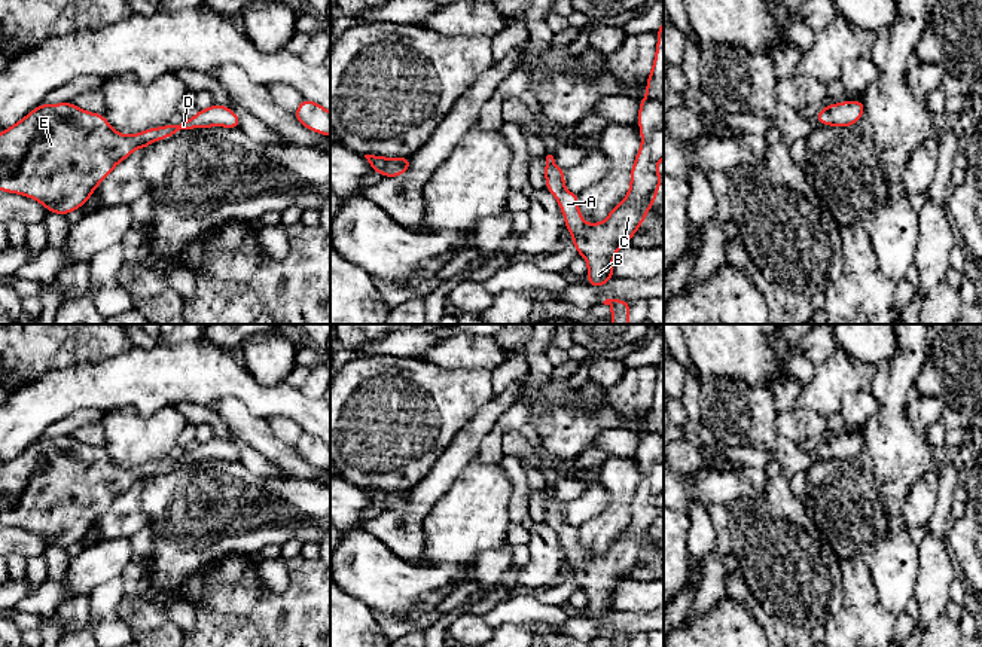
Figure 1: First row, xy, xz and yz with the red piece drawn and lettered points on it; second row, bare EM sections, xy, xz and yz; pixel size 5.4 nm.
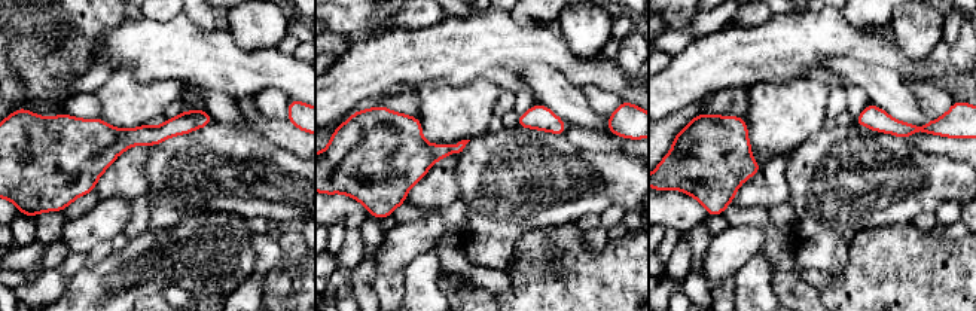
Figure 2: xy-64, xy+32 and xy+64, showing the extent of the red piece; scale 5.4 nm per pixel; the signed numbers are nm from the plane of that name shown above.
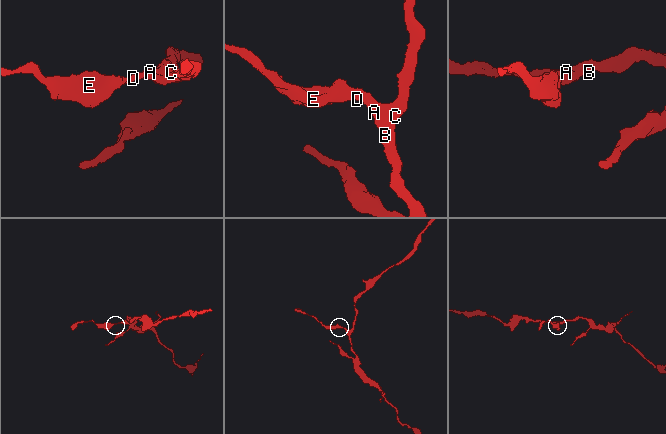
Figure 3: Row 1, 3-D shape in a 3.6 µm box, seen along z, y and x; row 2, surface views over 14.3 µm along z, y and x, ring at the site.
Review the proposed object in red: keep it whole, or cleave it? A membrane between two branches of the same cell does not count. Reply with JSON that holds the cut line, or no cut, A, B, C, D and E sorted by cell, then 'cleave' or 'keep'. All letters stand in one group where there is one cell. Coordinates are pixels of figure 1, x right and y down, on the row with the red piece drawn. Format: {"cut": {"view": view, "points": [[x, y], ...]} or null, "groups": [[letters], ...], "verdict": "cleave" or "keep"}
{"cut": null, "groups": [["A", "B", "C", "D", "E"]], "verdict": "keep"}

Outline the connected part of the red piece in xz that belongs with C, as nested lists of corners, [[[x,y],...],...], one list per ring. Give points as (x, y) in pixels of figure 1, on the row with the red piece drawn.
[[[664,19],[658,30],[658,46],[655,52],[655,62],[652,73],[647,77],[647,97],[640,100],[638,128],[641,131],[641,147],[635,156],[631,170],[631,186],[620,204],[612,208],[609,217],[603,223],[586,225],[582,214],[579,213],[579,195],[568,192],[564,186],[564,168],[555,165],[552,155],[546,156],[545,176],[546,189],[556,198],[559,208],[565,219],[565,229],[573,235],[573,247],[588,262],[588,284],[601,287],[609,283],[613,277],[613,259],[617,250],[626,244],[632,235],[638,231],[641,223],[646,220],[646,213],[656,202],[656,192],[664,180],[656,171],[658,162],[664,158],[664,100],[661,100],[659,91],[664,88]]]

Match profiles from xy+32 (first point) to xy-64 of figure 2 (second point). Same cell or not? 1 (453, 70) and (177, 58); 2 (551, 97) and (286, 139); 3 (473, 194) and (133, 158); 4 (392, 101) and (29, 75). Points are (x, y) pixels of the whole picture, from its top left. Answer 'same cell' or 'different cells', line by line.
1: same cell
2: same cell
3: different cells
4: different cells

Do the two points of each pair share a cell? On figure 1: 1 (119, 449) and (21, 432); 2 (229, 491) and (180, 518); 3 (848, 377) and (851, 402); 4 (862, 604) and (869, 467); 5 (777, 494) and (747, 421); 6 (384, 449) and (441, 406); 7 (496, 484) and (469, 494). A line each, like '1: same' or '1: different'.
1: different
2: same
3: different
4: different
5: different
6: same
7: same

